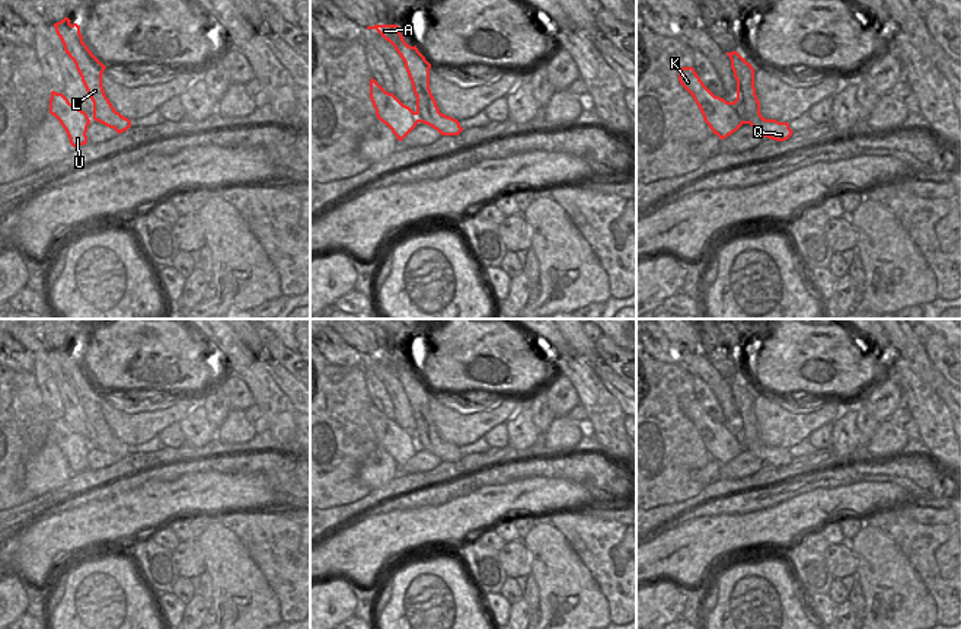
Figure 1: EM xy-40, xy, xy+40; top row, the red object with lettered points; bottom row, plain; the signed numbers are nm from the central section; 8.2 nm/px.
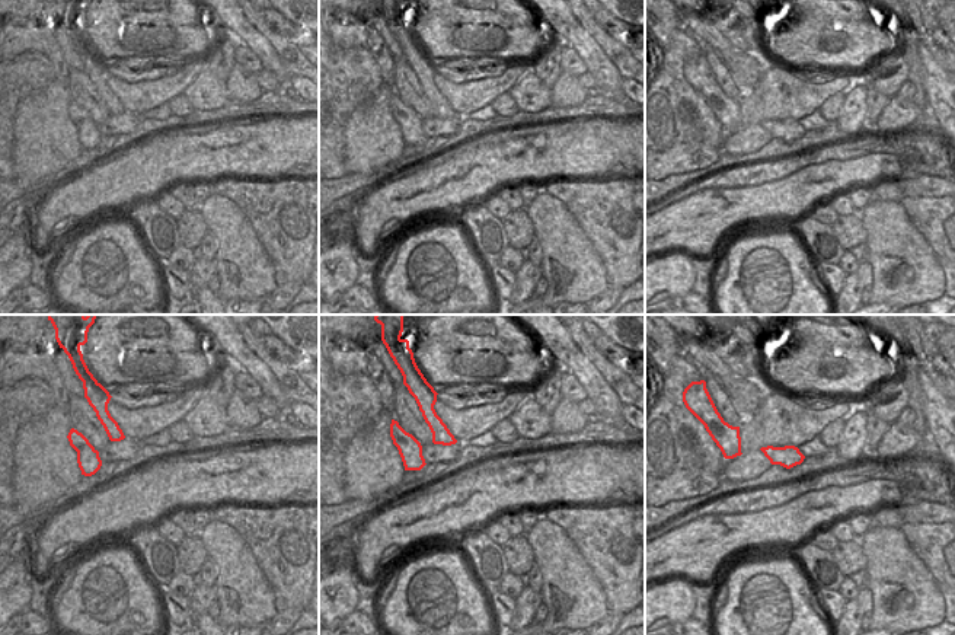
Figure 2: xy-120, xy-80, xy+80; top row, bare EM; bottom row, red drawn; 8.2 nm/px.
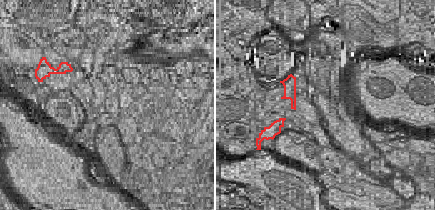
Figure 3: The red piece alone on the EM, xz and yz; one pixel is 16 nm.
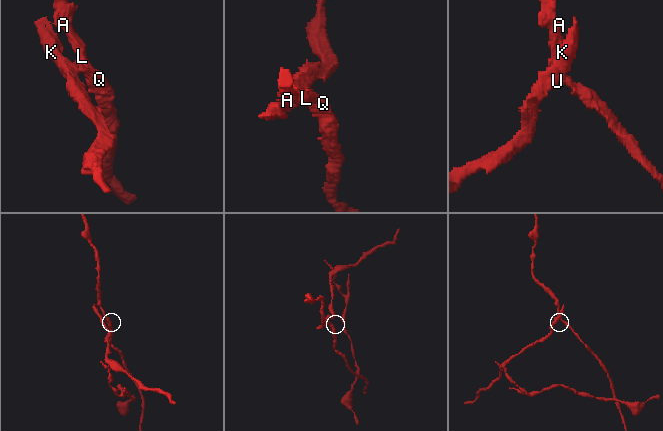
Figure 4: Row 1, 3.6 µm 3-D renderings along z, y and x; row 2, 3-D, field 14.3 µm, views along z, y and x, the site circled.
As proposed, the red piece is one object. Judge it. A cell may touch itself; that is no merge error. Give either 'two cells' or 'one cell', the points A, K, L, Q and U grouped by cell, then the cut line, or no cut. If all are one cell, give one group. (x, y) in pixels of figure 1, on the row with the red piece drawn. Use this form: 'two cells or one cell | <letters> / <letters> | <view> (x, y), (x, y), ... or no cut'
two cells | A L Q / K U | xy+40 (731, 102), (733, 108), (746, 123)

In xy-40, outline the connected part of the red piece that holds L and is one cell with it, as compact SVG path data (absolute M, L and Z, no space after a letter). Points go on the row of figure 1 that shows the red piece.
M68 17L54 23L66 54L74 61L82 82L93 102L93 119L114 128L118 134L131 127L131 121L115 111L105 95L102 74L106 68L83 42L80 26Z

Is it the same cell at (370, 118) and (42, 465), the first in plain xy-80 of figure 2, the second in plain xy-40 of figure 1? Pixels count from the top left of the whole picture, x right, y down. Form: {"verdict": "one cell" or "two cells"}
{"verdict": "one cell"}

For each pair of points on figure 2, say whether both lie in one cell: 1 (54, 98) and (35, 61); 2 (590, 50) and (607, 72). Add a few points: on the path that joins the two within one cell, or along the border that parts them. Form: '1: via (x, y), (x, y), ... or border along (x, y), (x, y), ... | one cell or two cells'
1: border along (54, 80), (42, 89), (26, 95), (19, 102) | two cells
2: via (593, 56), (601, 66) | one cell

